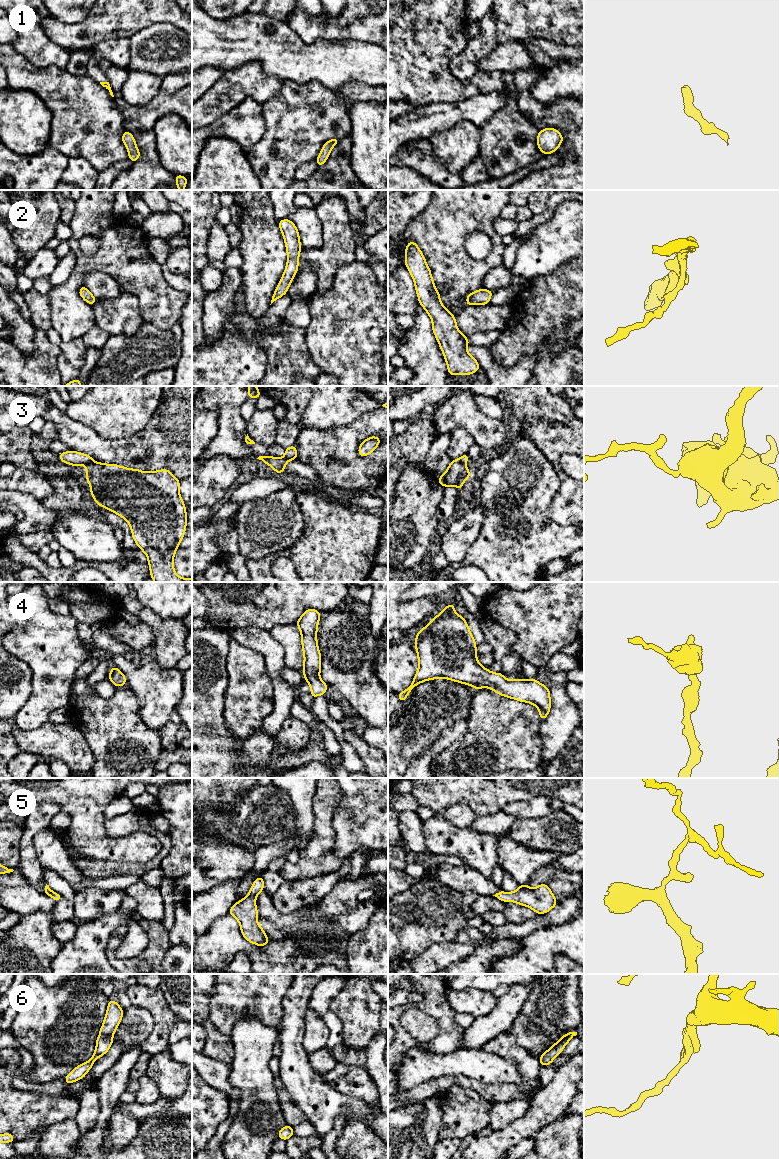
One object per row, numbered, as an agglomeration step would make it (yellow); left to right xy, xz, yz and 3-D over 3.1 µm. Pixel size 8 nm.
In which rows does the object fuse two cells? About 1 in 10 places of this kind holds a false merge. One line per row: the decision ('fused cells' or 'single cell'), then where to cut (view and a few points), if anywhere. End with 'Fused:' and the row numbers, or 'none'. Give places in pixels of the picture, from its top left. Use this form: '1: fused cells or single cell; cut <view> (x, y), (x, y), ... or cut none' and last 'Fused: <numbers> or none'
1: single cell; cut none
2: single cell; cut none
3: fused cells; cut yz (458, 459), (464, 465)
4: single cell; cut none
5: single cell; cut none
6: single cell; cut none
Fused: 3

